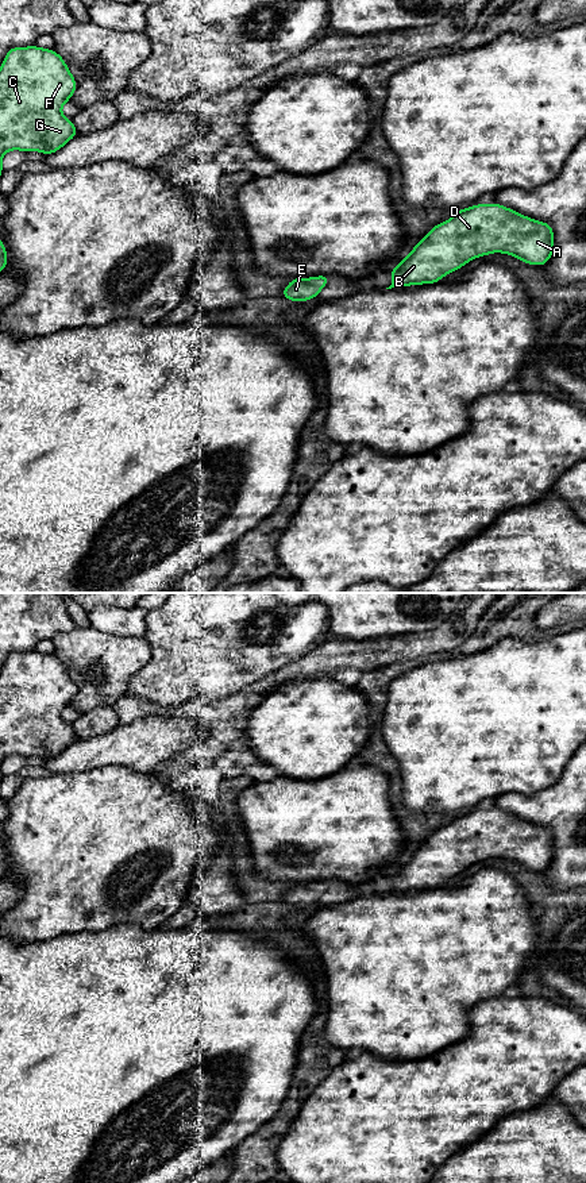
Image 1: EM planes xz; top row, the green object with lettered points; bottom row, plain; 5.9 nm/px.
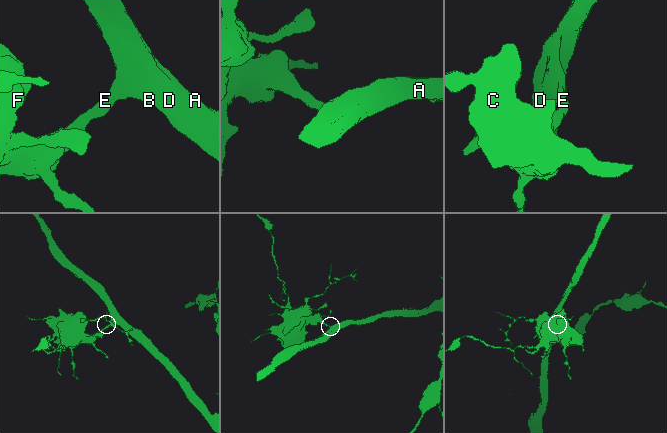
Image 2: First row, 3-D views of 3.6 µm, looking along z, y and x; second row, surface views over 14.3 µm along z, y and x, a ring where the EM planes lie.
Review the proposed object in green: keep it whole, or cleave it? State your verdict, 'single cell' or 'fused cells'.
single cell

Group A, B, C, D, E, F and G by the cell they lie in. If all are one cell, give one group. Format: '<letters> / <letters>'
A B C D E F G

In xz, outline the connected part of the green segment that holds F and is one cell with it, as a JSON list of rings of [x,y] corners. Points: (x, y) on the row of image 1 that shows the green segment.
[[[32,45],[28,47],[11,47],[7,51],[0,68],[0,176],[4,172],[1,159],[7,151],[41,151],[50,155],[78,135],[73,120],[65,117],[61,112],[61,107],[70,101],[76,89],[77,82],[66,62],[53,49],[41,49]]]

